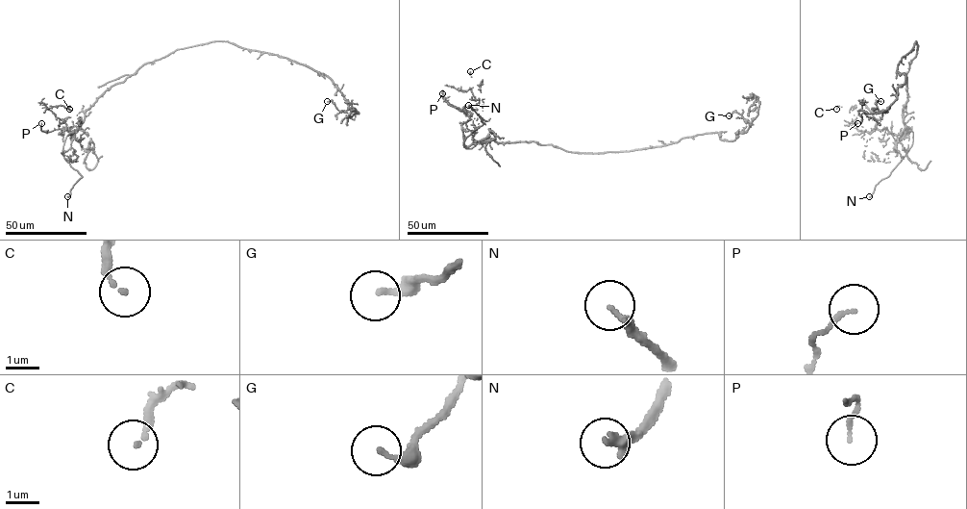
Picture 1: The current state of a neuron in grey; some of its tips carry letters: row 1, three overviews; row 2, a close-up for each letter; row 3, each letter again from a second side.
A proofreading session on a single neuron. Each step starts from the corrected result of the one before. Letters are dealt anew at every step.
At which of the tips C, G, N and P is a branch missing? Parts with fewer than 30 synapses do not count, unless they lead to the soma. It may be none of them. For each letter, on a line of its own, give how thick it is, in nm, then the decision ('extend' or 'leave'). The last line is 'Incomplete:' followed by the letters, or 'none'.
C: 160 nm | leave
G: 220 nm | leave
N: 280 nm | extend
P: 120 nm | leave
Incomplete: N

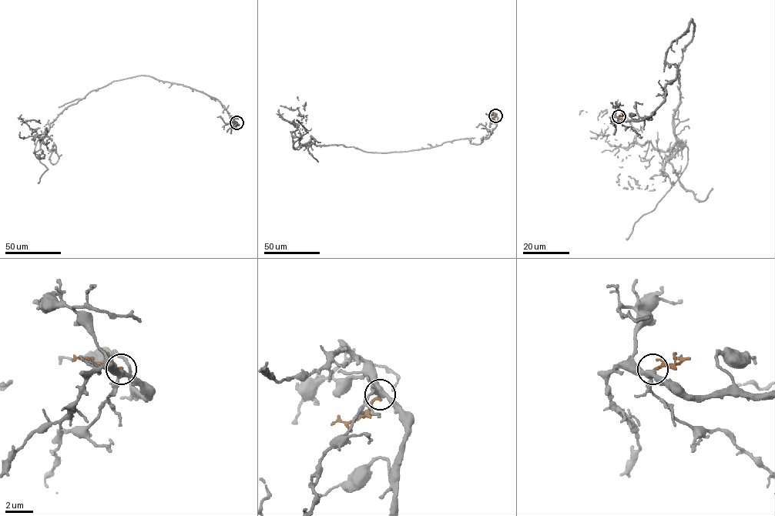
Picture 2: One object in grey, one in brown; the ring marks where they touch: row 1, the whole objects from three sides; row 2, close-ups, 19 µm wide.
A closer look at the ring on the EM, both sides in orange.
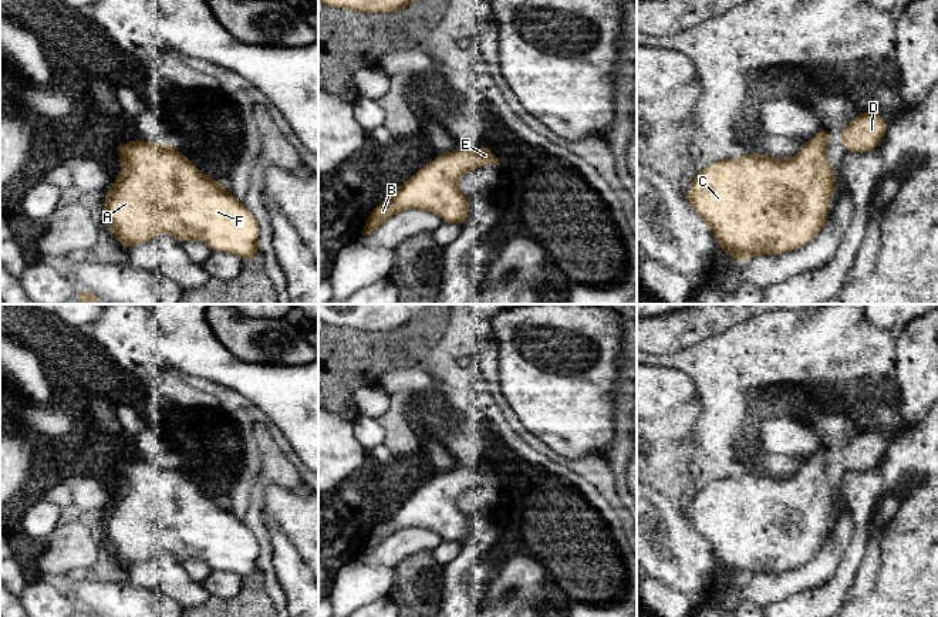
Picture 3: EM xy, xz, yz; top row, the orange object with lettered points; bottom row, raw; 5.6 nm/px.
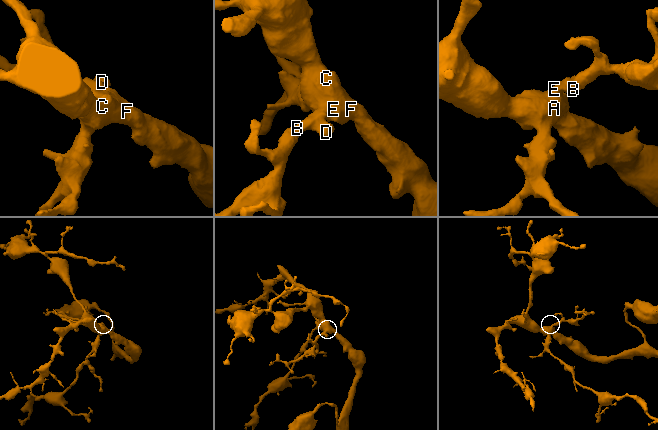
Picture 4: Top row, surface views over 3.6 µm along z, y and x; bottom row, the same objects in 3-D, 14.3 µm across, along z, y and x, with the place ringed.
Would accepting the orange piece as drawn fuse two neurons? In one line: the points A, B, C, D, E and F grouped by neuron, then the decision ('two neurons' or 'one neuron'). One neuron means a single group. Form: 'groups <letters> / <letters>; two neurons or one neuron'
groups A B C D E F; one neuron

